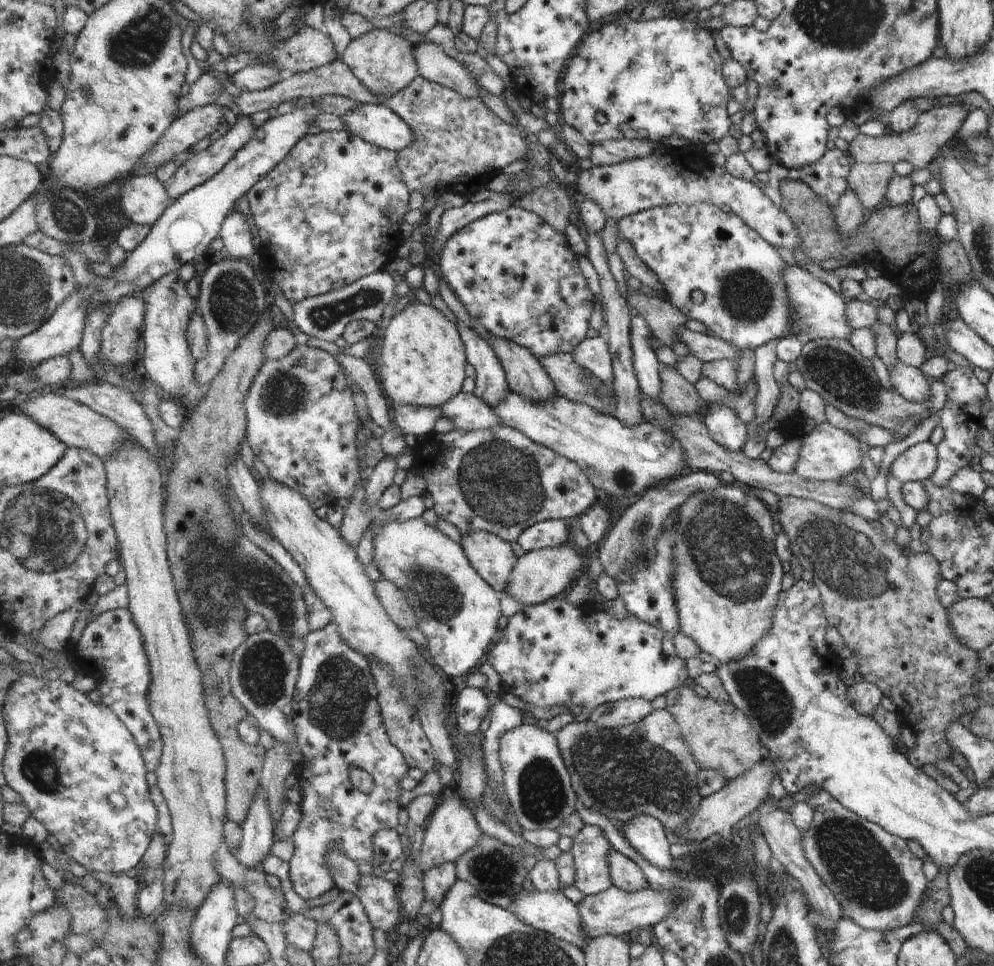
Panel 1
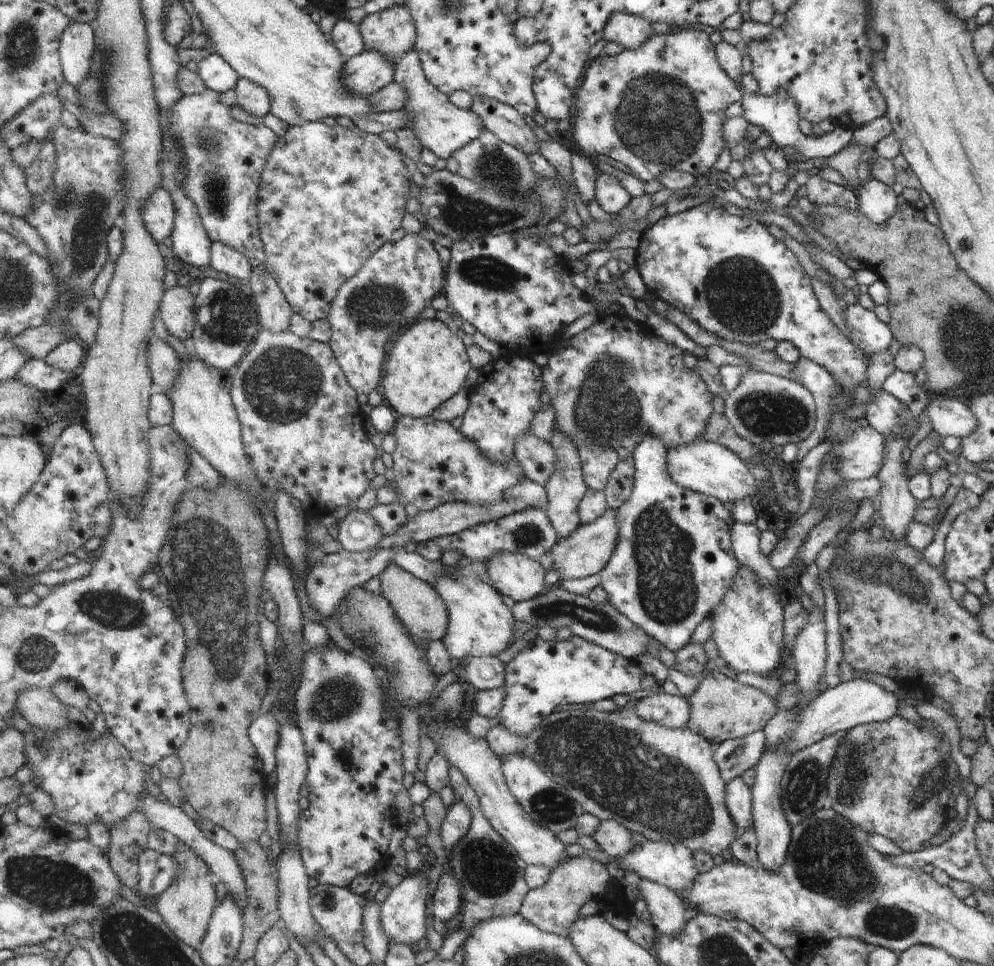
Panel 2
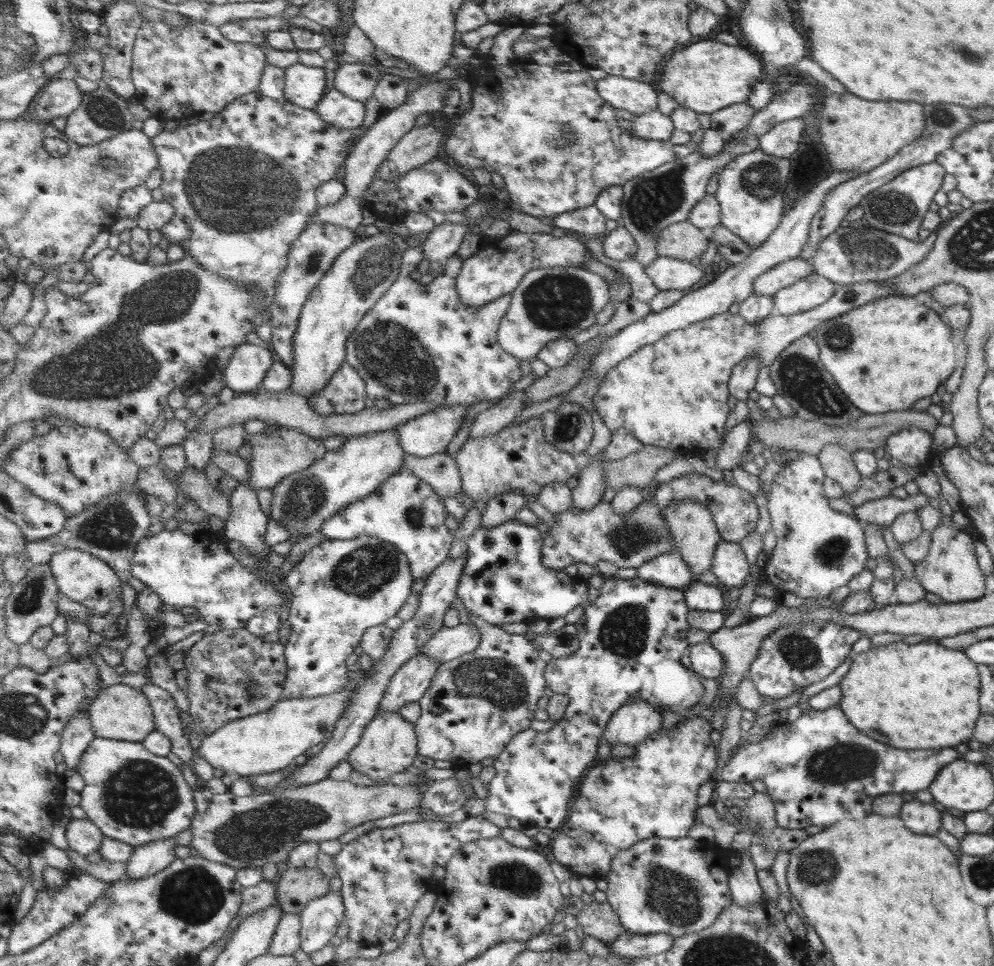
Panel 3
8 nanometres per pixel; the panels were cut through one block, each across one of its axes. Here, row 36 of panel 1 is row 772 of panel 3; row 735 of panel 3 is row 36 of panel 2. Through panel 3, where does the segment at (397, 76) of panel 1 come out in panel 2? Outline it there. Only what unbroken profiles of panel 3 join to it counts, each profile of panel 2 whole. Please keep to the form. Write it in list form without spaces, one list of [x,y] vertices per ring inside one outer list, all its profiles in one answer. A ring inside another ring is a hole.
[[[404,4],[394,5],[392,8],[383,10],[381,13],[367,15],[359,24],[366,51],[378,51],[385,57],[396,60],[397,56],[405,55],[409,50],[416,49],[418,39],[414,15]]]

